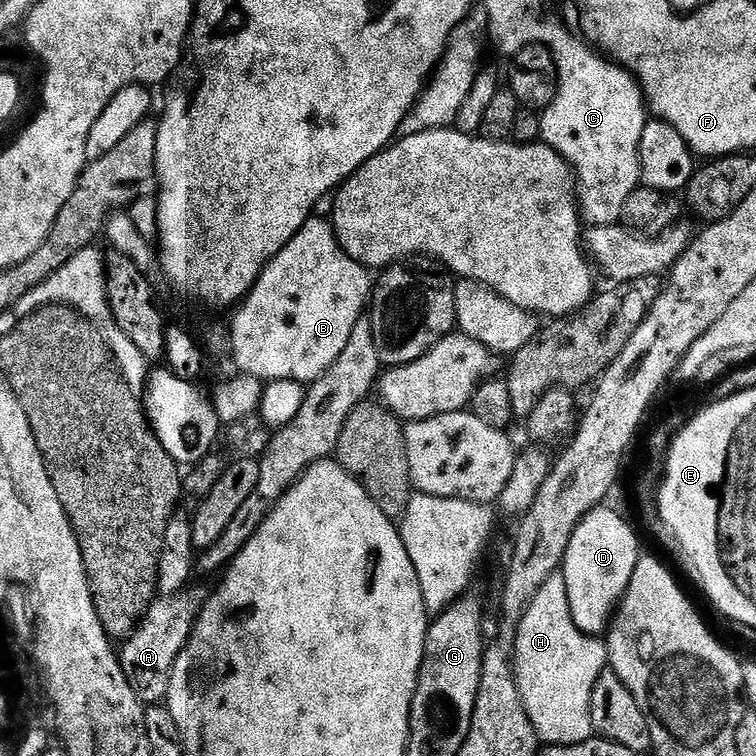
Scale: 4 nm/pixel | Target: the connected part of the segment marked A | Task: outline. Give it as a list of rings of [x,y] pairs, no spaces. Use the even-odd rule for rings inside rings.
[[[189,586],[179,596],[160,596],[144,612],[142,619],[132,630],[131,636],[119,645],[120,665],[138,697],[145,706],[156,706],[167,701],[170,678],[176,660],[182,654],[186,642],[192,636],[196,619],[210,595],[209,589]]]

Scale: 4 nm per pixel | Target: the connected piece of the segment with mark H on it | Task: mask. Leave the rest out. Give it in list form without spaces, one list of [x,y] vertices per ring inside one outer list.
[[[563,575],[551,576],[524,611],[516,627],[514,667],[526,714],[545,745],[593,739],[590,698],[594,682],[608,668],[608,645],[574,626]]]

